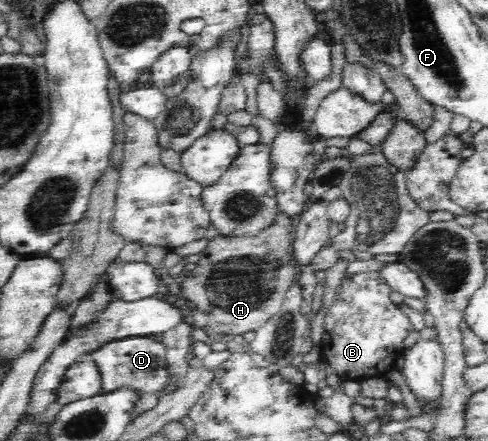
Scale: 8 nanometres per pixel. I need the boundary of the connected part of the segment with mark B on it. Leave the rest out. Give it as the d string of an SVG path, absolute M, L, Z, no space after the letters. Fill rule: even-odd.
M344 273L334 292L334 299L324 314L324 332L321 335L322 360L343 381L362 381L386 378L396 359L405 349L404 339L414 330L410 318L390 299L393 290L380 273Z

